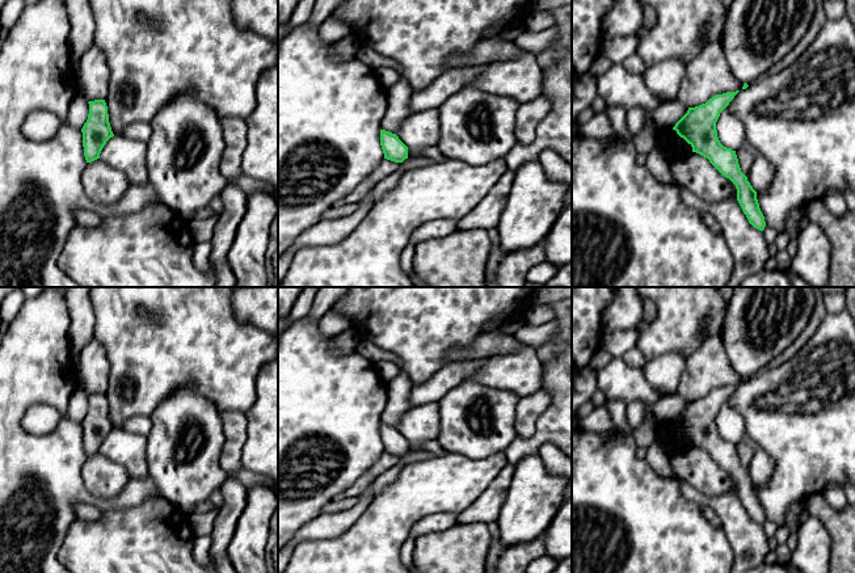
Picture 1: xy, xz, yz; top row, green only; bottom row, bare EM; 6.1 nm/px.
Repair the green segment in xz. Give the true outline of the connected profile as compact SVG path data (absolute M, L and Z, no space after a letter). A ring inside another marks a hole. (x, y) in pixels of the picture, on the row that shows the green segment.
M401 77L386 90L387 110L380 122L380 146L384 159L395 163L408 159L408 147L399 139L396 131L410 115L412 93L409 84Z

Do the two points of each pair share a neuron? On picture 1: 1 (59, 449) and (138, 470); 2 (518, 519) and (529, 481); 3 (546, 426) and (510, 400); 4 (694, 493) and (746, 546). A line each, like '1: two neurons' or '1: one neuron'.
1: two neurons
2: one neuron
3: two neurons
4: one neuron

